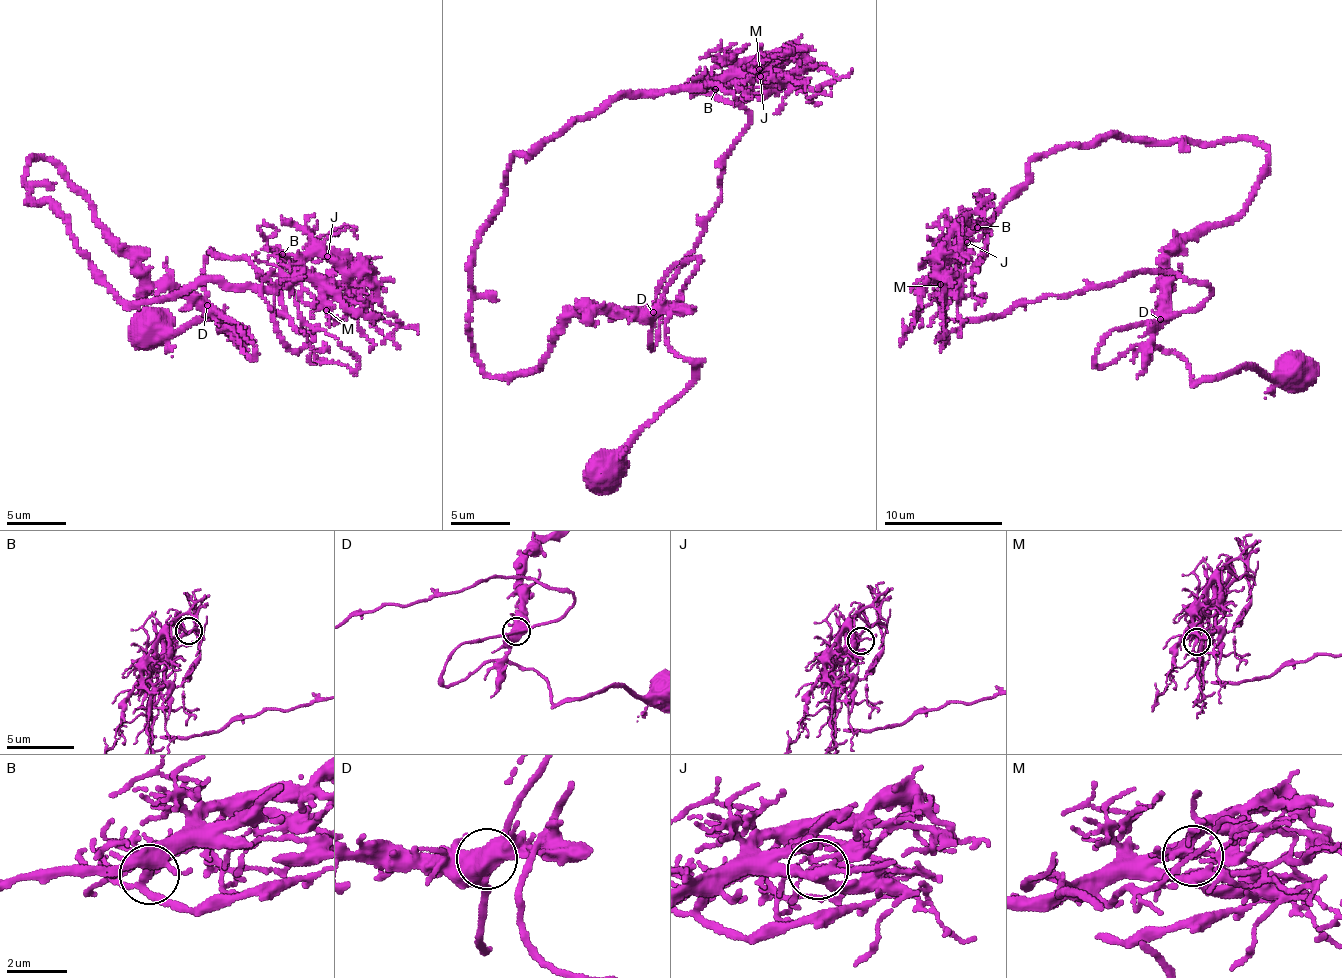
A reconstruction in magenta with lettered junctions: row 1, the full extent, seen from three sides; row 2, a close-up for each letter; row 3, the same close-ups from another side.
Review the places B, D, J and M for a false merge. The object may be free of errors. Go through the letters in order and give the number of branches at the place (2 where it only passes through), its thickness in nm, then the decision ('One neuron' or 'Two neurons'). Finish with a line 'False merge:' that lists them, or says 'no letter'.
B: Branches: 4. Thickness 240 nm. One neuron
D: Branches: 4. Thickness 550 nm. One neuron
J: Branches: 4. Thickness 110 nm. One neuron
M: Branches: 4. Thickness 260 nm. One neuron
False merge: no letter

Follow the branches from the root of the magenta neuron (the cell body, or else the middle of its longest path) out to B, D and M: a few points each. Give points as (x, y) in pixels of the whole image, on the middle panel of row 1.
B: (605, 475), (693, 380), (674, 313), (652, 318), (654, 349), (659, 285), (749, 124), (715, 89)
D: (605, 475), (693, 380), (693, 365), (665, 338), (674, 313), (652, 311)
M: (605, 475), (693, 380), (674, 313), (651, 347), (656, 297), (749, 124), (708, 79), (759, 70)

